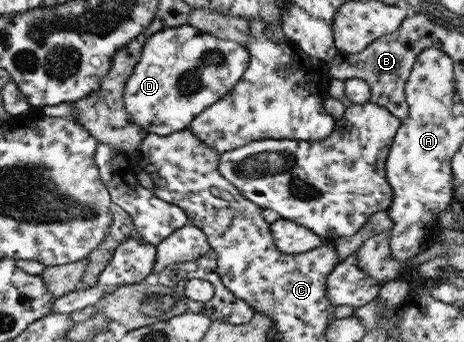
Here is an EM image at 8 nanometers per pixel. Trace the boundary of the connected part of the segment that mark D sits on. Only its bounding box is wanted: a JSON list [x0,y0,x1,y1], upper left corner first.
[123,25,250,136]

